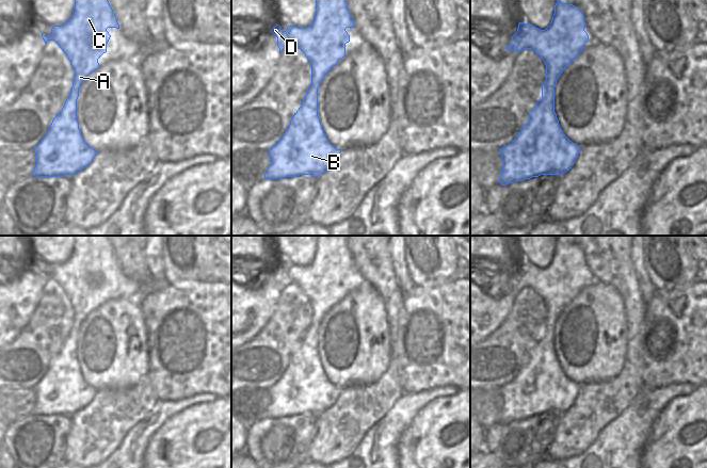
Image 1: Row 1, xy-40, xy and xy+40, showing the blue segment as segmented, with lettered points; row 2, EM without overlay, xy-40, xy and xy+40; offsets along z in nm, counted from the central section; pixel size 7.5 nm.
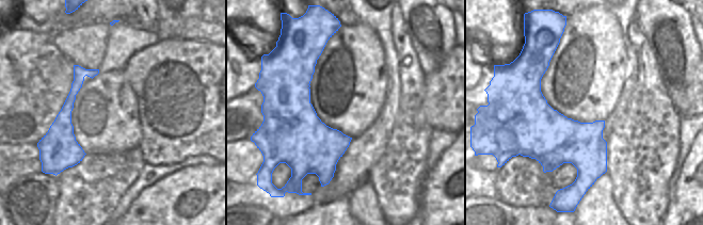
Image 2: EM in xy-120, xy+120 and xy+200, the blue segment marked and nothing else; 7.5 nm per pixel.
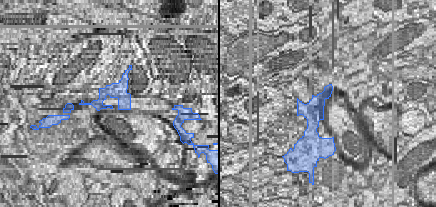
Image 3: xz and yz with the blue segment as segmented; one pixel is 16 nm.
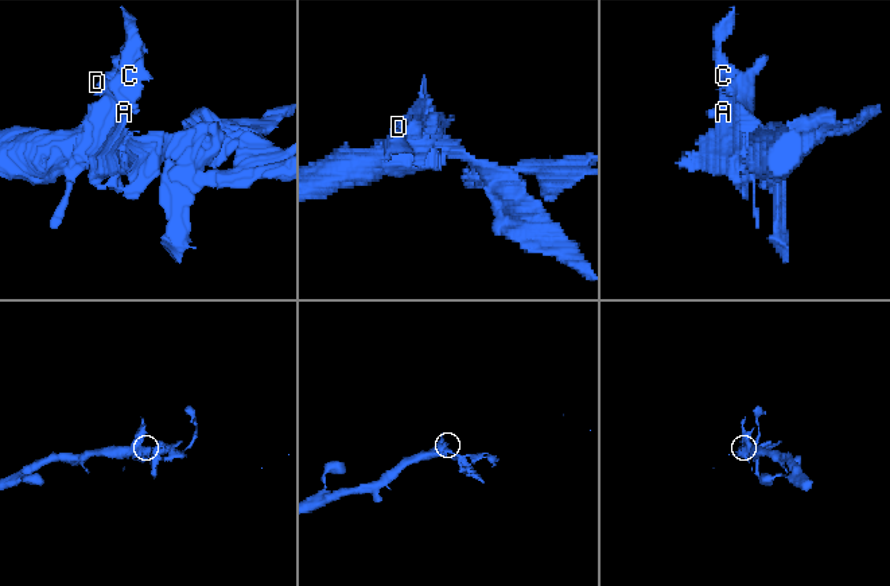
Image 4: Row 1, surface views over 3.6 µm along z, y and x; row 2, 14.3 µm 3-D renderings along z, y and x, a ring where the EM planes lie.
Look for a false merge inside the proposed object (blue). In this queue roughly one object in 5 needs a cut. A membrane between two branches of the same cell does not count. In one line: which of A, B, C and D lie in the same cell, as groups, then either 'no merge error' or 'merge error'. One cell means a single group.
A C D / B | merge error

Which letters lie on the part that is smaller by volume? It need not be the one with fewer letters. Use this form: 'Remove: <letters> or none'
Remove: A, C, D.

